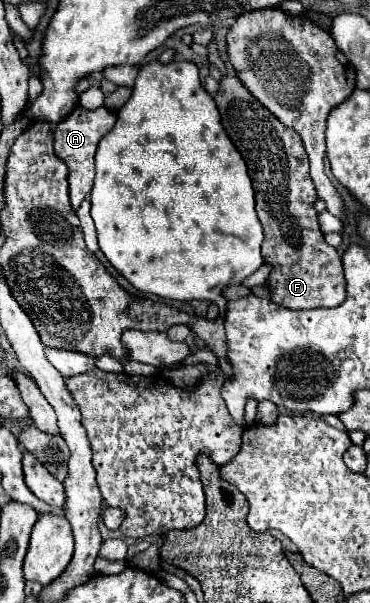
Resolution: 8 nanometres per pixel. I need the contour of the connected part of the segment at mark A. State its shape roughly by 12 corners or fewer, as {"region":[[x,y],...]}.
{"region":[[77,106],[55,128],[73,210],[89,194],[115,112]]}

